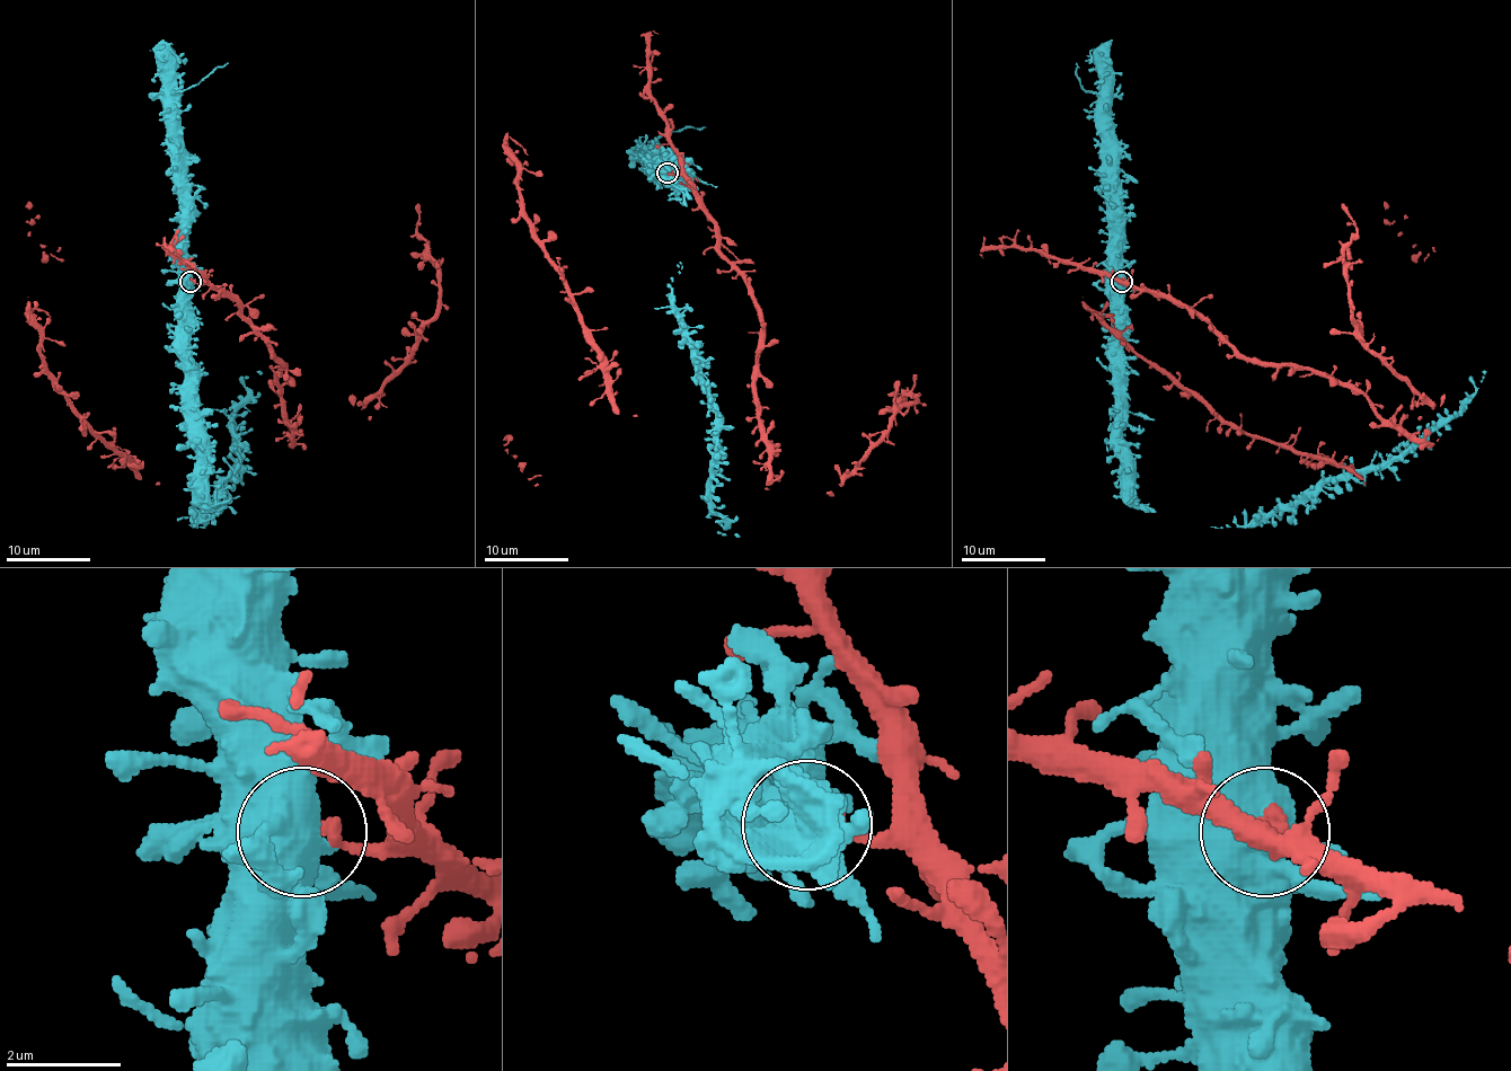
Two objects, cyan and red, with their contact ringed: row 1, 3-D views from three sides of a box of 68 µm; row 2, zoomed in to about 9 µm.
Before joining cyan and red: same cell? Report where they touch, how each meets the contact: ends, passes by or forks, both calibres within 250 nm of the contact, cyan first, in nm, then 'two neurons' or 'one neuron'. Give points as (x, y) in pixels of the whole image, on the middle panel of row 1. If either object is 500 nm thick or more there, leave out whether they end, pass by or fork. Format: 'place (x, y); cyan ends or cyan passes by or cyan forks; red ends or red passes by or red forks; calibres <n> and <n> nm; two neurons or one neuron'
place (668, 173); calibres 500 and 280 nm; two neurons

